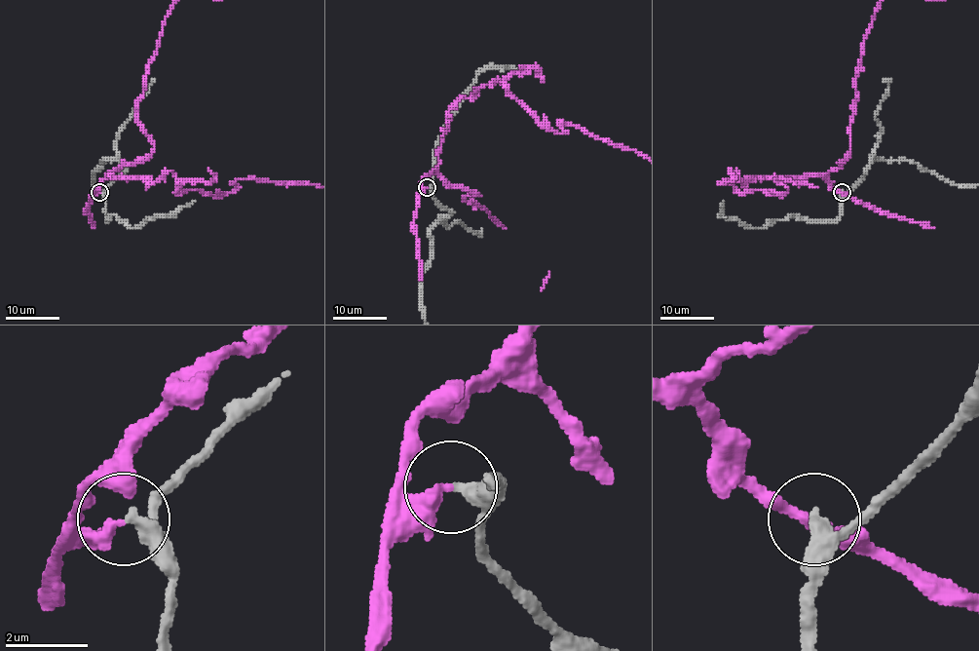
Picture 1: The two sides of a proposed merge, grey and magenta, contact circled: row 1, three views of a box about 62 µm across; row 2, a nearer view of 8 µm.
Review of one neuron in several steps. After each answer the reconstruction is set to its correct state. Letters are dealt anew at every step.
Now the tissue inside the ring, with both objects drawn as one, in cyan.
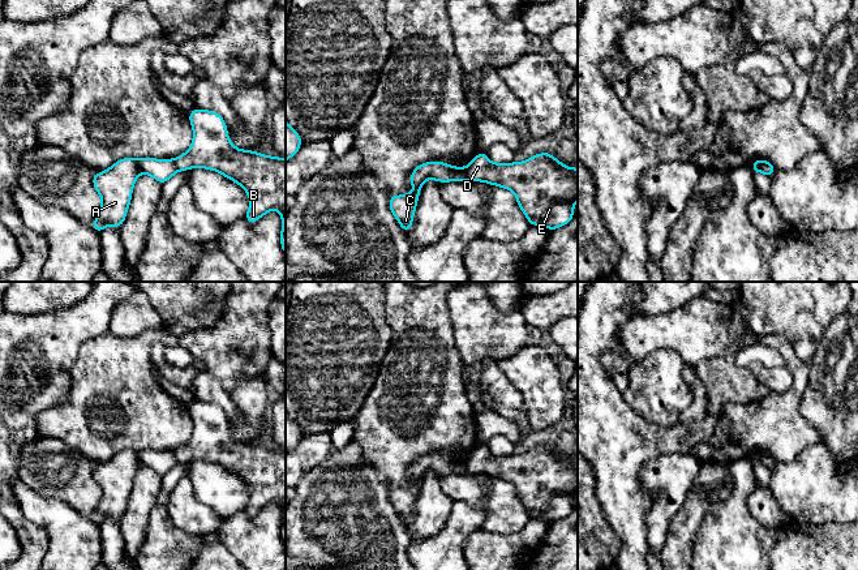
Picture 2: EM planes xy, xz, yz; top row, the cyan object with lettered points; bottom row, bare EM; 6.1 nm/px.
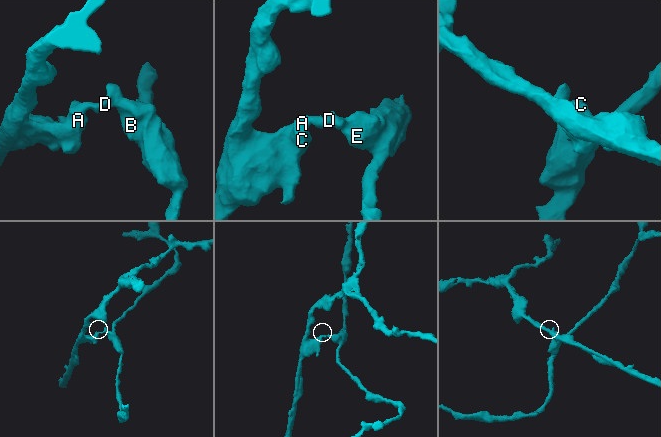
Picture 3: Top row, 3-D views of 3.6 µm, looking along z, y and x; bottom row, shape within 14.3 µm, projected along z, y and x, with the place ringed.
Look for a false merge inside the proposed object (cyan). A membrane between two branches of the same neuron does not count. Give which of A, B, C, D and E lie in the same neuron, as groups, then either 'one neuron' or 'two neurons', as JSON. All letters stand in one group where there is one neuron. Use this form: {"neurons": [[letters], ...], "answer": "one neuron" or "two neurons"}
{"neurons": [["A", "C"], ["B", "D", "E"]], "answer": "two neurons"}

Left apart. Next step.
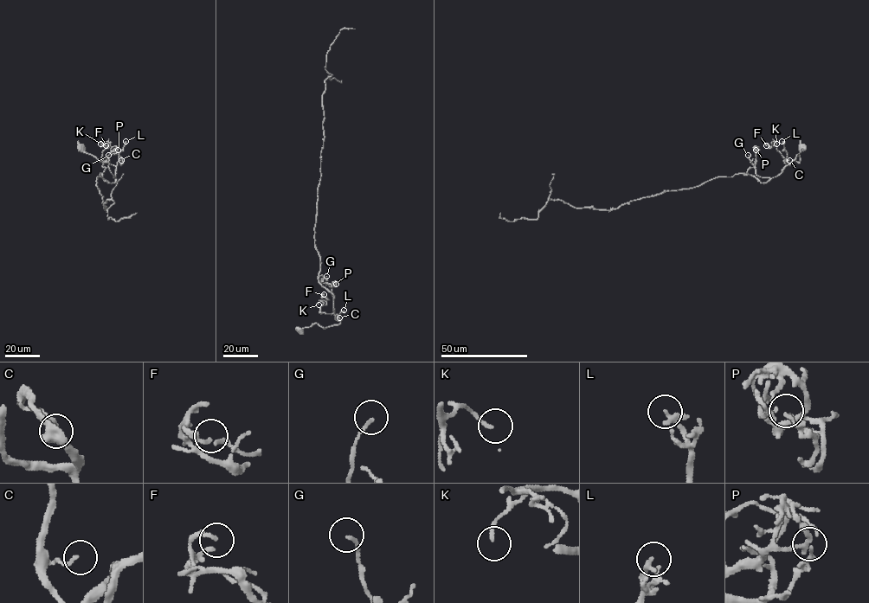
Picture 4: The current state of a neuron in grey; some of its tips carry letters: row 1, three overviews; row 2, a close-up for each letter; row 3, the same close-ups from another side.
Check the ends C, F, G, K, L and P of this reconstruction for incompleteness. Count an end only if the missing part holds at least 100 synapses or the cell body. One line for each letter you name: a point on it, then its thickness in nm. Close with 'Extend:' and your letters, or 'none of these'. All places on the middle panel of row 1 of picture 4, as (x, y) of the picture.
Extend: none of these

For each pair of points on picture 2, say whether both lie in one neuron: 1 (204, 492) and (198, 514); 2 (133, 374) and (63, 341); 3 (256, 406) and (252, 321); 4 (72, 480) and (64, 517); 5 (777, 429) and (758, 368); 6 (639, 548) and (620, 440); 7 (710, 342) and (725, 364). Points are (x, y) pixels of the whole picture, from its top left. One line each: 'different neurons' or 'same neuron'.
1: different neurons
2: different neurons
3: different neurons
4: different neurons
5: different neurons
6: same neuron
7: different neurons

